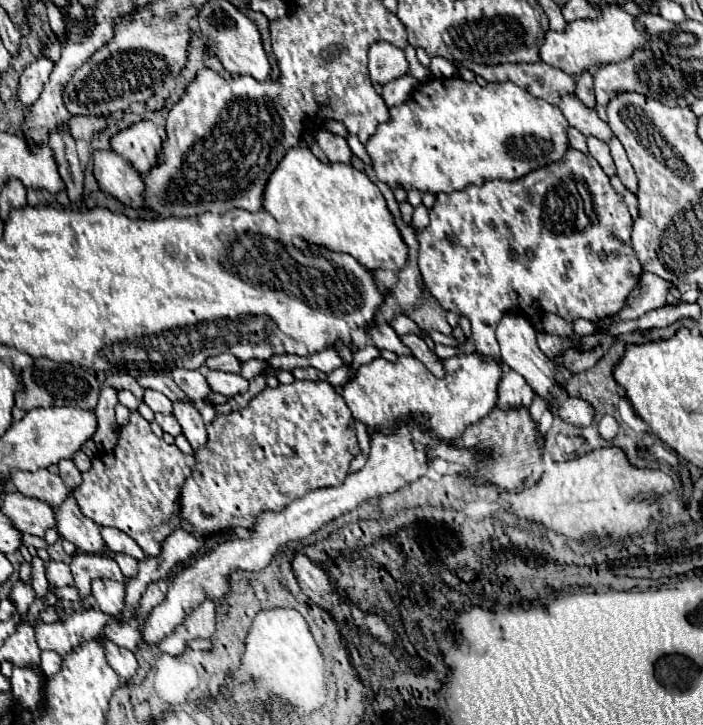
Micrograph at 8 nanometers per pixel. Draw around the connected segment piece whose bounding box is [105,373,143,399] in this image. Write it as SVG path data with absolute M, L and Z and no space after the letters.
M111 373L105 377L105 385L111 385L111 387L121 387L121 389L129 389L133 393L137 393L137 397L141 399L143 397L143 389L139 387L139 383L127 375L127 373Z

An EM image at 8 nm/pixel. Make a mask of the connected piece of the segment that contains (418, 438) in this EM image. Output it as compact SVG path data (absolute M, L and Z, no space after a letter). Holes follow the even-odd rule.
M477 353L445 359L443 365L445 377L441 379L427 371L427 367L415 357L399 357L395 363L377 357L361 365L355 377L345 383L343 399L347 401L353 417L365 423L367 429L373 429L371 453L365 467L353 475L347 475L347 479L337 487L315 489L305 497L295 499L281 513L263 513L253 527L251 539L225 541L181 569L175 575L175 581L169 583L167 599L149 615L143 629L145 641L151 645L171 635L175 627L183 623L185 615L199 605L199 599L221 603L229 595L229 577L233 571L259 571L269 565L279 545L287 541L301 541L323 523L355 509L359 503L393 493L425 475L429 461L425 449L437 445L439 441L453 441L461 437L465 427L479 423L495 407L497 385L503 377L499 363L491 359L481 361ZM407 415L411 419L403 421Z

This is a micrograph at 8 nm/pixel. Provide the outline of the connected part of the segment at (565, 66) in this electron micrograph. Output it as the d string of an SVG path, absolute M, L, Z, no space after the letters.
M605 5L599 19L571 21L569 29L563 33L547 31L539 55L541 61L577 77L585 69L591 71L597 65L607 65L607 63L617 63L627 59L635 49L647 45L647 39L649 39L649 31L645 27L637 27L637 15L631 15L619 5Z

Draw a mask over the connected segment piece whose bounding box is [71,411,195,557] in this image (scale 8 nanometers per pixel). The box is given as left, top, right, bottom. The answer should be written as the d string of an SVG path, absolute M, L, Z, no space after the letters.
M133 411L129 423L119 431L117 449L113 453L99 453L93 459L91 471L83 473L83 483L71 495L77 499L83 515L97 525L127 533L147 555L157 557L163 541L181 527L179 495L193 465L193 455L185 455L177 445L155 437L139 411Z

